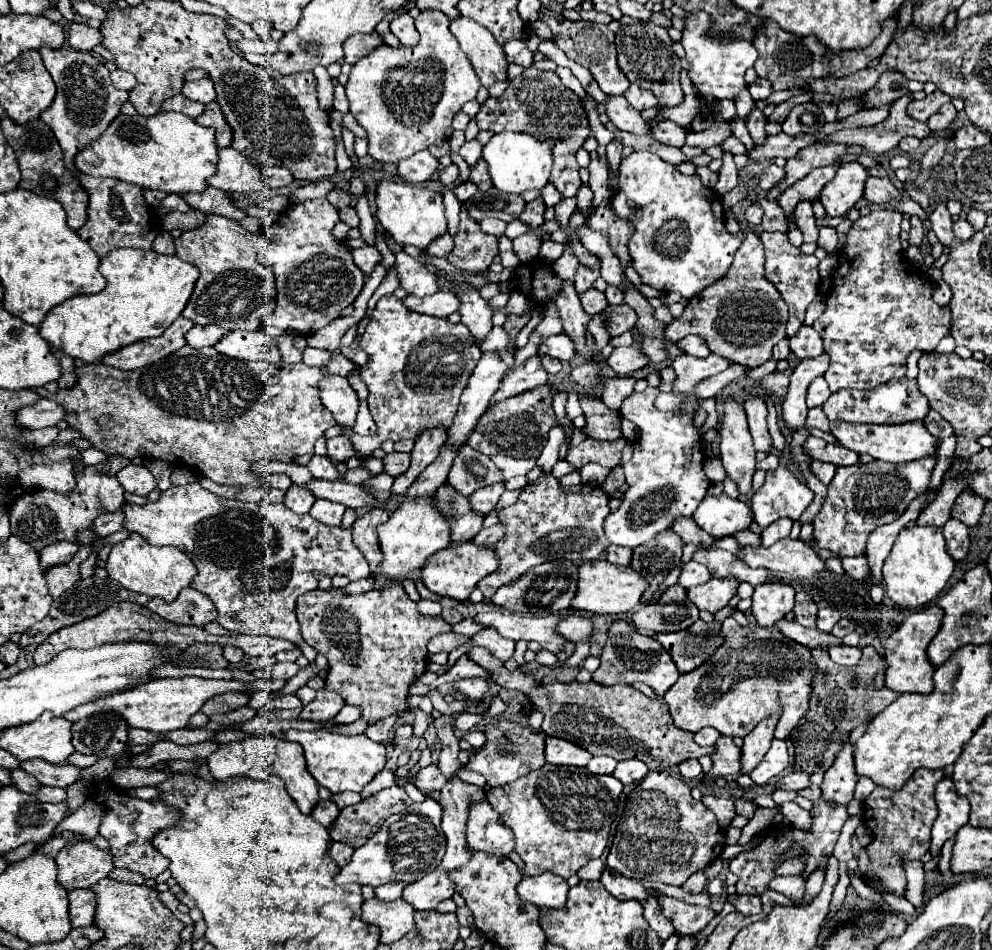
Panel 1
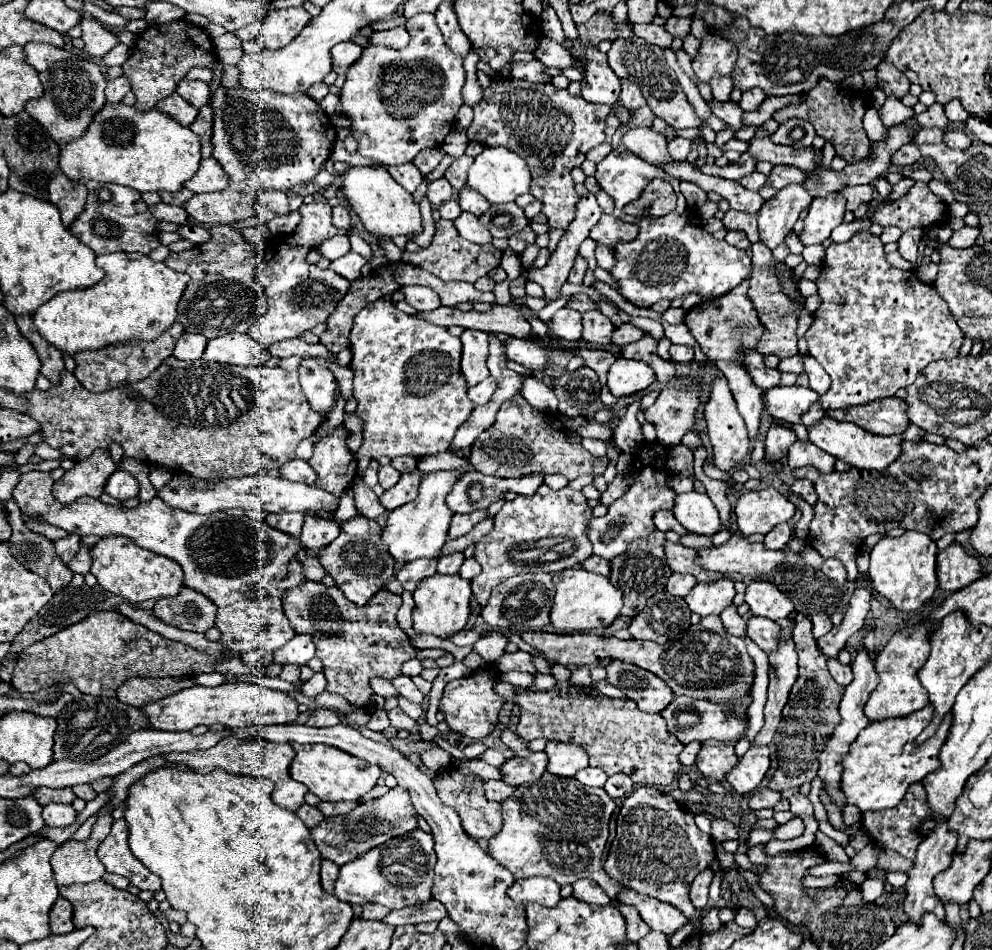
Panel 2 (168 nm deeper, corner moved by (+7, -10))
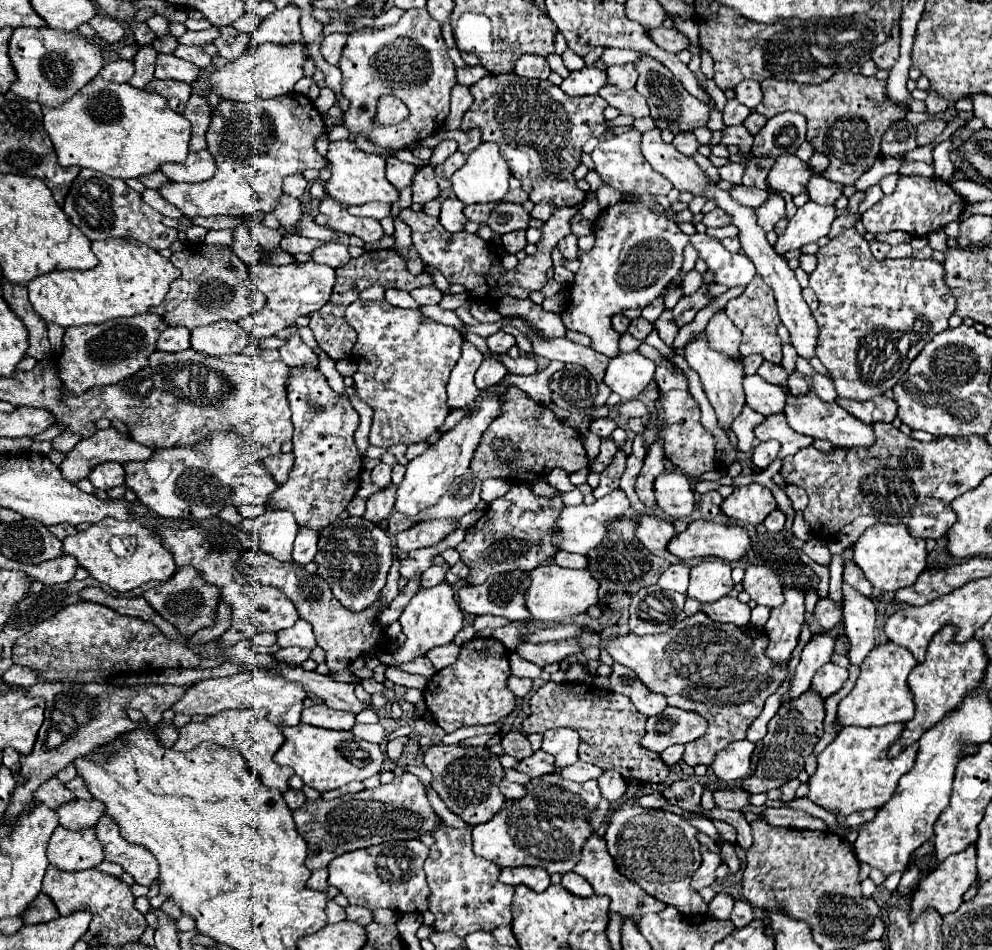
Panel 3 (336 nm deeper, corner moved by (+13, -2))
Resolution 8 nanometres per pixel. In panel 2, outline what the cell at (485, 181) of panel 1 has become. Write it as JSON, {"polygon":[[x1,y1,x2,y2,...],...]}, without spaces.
{"polygon":[[469,186,459,192,459,204,465,212,471,212,475,216,481,216,489,208,487,200,483,200,483,196,479,196,479,192,473,192,473,188]]}

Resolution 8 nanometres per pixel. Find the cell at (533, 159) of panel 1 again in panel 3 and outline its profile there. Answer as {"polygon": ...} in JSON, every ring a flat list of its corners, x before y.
{"polygon":[[481,144,479,148,475,148,467,162,453,174,451,178,451,190,455,192,455,196,463,202,463,204,483,204,483,202,499,202,507,190,509,190,509,178,511,172,497,148,497,144]]}

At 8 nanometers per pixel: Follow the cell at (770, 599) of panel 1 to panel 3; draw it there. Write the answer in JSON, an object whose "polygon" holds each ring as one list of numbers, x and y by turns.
{"polygon":[[747,566,743,578,743,590,757,602,775,608,783,602,781,580,767,566]]}

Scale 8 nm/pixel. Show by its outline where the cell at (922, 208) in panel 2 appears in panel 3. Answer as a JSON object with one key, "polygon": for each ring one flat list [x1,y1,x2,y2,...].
{"polygon":[[901,176,897,182,897,188,891,196,883,196,875,206,871,206,861,222,867,232,881,234,881,232,893,232,903,230,911,236,927,236,931,232,937,232,945,228,947,224,959,220,959,216,967,210,969,202,965,202,949,182,943,182,939,178,923,178,923,176]]}

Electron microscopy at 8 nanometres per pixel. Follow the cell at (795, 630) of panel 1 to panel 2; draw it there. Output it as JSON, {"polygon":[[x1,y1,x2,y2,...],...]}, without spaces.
{"polygon":[[753,616,747,624,747,636,763,650,763,652,775,652,781,644,781,626,773,620]]}

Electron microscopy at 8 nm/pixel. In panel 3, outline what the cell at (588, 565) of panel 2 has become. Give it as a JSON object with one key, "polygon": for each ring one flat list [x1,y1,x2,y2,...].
{"polygon":[[557,552,553,560,555,560,555,564,559,564,563,568,585,568,585,564,587,564,585,556,569,554,569,552]]}

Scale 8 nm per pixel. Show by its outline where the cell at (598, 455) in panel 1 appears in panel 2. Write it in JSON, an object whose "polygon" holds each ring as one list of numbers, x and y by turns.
{"polygon":[[521,394,507,400,497,412,497,420,491,428,481,432,481,436,471,446,471,464,477,472,499,476,499,478,521,478,533,472,541,474,563,474,572,481,583,474,603,474,609,466,609,458,591,456,581,444,571,446,565,432,557,426,555,416,535,410]]}

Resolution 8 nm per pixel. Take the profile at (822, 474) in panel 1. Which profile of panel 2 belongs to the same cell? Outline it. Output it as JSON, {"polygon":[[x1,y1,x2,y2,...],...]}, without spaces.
{"polygon":[[799,478,799,480,795,480,795,482,793,482,791,490,793,490,793,492,797,492,797,494,801,494,801,496,803,496,803,498,805,498,809,504,815,504,815,502,817,502,815,486,813,486,813,482,811,482,811,480]]}

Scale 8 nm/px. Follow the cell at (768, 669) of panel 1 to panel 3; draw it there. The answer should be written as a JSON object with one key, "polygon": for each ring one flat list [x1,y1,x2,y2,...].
{"polygon":[[667,706,661,716,653,716,647,720,645,736,641,738,641,746,661,754,667,746,687,744,697,740,705,732,707,724,703,718,693,712,685,712,679,708]]}

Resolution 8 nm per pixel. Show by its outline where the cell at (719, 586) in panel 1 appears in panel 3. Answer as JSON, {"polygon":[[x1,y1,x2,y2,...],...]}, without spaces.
{"polygon":[[705,560,691,568,687,596,697,598,699,602,713,602,727,596,731,590,731,564,721,560]]}

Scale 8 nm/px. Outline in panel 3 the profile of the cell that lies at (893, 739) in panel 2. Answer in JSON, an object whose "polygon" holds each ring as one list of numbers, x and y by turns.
{"polygon":[[889,724,885,728,843,728,837,738,817,756,817,770,809,778,807,798,835,816,849,816,861,810,881,808,895,792,903,774,913,768,917,744,905,748,901,756,887,758,887,750,901,736,905,724]]}

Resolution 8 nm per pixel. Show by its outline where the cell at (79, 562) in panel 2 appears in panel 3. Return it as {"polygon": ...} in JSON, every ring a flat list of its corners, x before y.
{"polygon":[[59,556,55,560,49,560,47,564,45,562,41,562,41,564,23,564,23,562,13,560,11,568,23,570,31,580,43,582,45,586,51,586,51,584,71,580,75,570,77,570,77,562,73,562,73,556]]}

